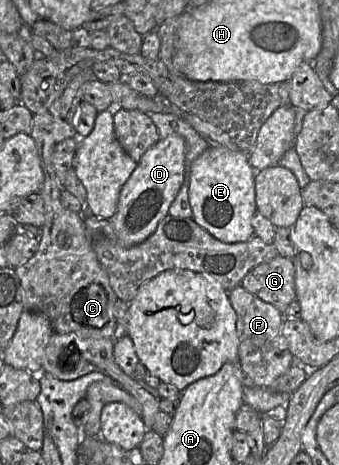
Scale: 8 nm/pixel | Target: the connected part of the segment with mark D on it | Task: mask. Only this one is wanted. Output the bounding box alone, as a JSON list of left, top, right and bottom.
[111,135,187,246]

